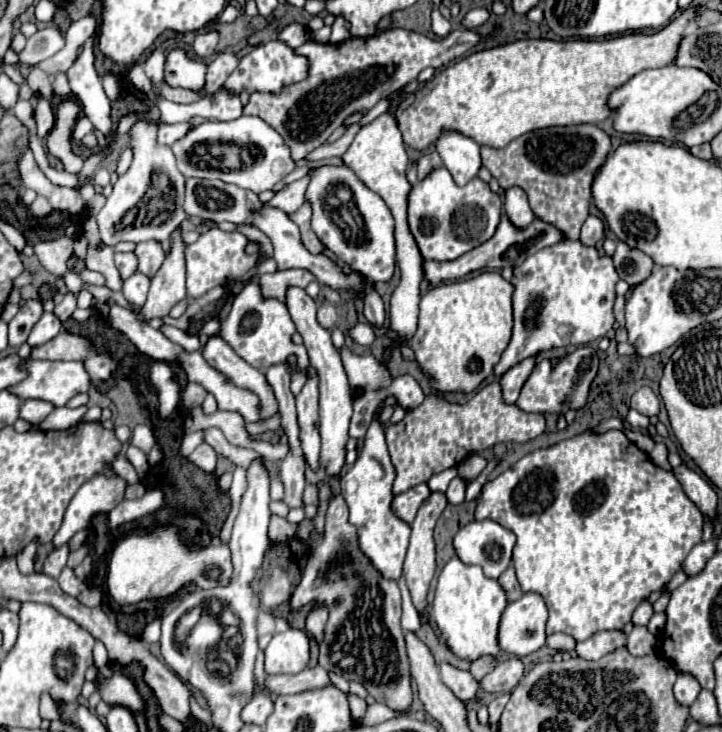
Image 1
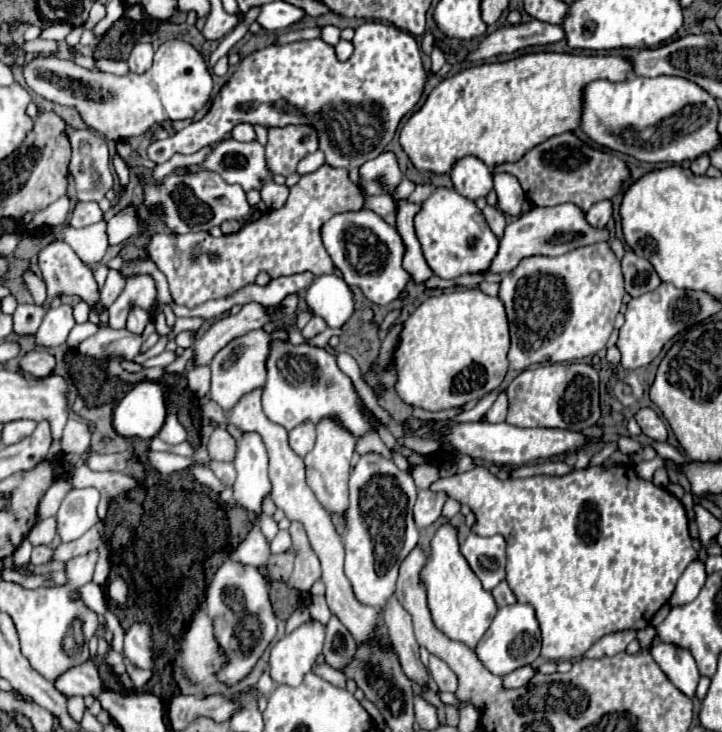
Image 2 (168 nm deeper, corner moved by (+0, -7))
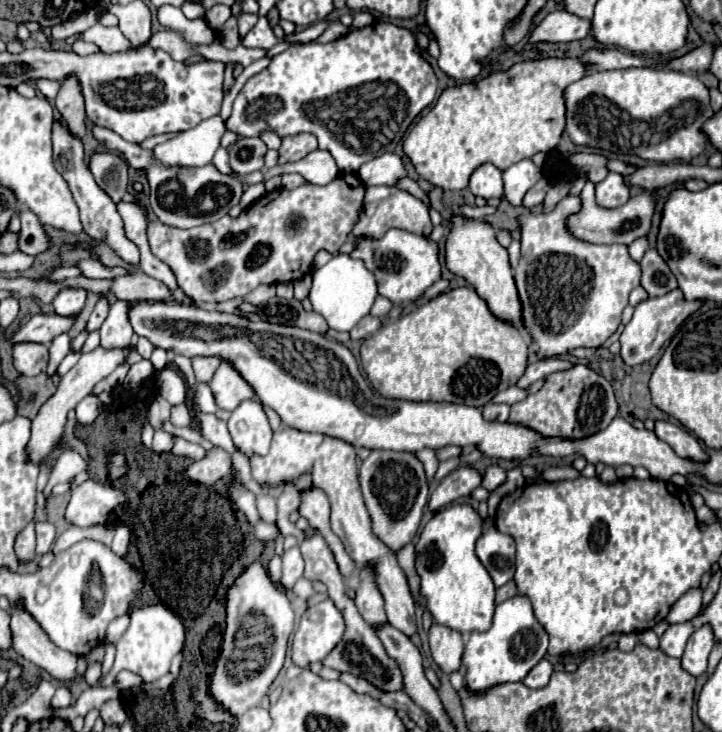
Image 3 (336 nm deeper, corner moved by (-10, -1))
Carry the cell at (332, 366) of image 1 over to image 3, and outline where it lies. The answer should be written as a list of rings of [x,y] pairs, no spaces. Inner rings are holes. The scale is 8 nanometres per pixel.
[[[324,437],[322,445],[318,447],[314,467],[312,467],[312,483],[314,487],[322,489],[332,507],[332,531],[342,539],[346,551],[356,561],[358,567],[372,563],[376,567],[376,581],[386,601],[386,615],[388,623],[400,629],[406,637],[412,637],[416,633],[416,607],[414,599],[408,591],[408,581],[404,571],[400,569],[396,557],[388,551],[388,547],[372,533],[370,517],[364,507],[364,499],[360,493],[360,481],[358,481],[358,467],[356,467],[356,449],[350,443],[340,443],[340,439],[328,439]]]

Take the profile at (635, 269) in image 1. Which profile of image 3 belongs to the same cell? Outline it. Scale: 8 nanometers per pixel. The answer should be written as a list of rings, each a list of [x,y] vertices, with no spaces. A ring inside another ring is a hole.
[[[652,247],[642,257],[640,269],[642,269],[642,287],[646,289],[646,293],[650,297],[666,295],[668,291],[678,287],[676,277],[672,275],[672,271],[664,263],[664,259]]]

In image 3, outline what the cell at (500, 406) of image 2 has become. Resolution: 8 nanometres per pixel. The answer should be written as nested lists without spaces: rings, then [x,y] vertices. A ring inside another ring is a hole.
[[[488,403],[488,405],[482,407],[482,413],[484,413],[484,419],[488,419],[488,421],[506,421],[508,415],[510,415],[510,405]]]

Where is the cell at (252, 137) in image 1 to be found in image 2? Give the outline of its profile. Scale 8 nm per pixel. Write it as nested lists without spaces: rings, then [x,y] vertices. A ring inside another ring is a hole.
[[[224,139],[212,147],[212,153],[202,165],[218,173],[226,183],[240,185],[244,191],[260,189],[264,179],[272,179],[266,169],[264,147],[258,141],[240,143],[234,139]]]

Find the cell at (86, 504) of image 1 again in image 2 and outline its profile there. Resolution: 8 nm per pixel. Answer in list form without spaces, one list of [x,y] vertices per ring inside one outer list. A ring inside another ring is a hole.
[[[72,489],[66,495],[56,515],[58,535],[62,537],[62,541],[74,541],[82,537],[100,521],[96,511],[98,501],[100,493],[96,489]]]

